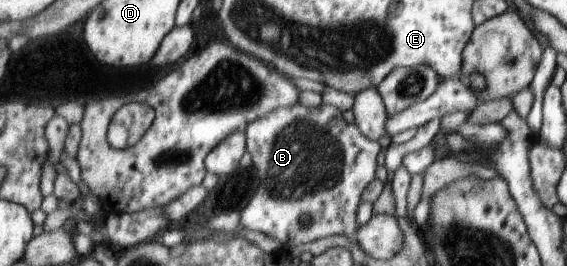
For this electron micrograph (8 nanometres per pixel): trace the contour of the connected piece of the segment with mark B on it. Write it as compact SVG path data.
M292 105L292 107L282 107L270 113L264 113L262 117L254 119L243 131L245 137L245 152L248 153L250 157L250 165L256 167L258 171L258 179L260 179L260 185L256 189L256 193L250 197L250 201L242 208L239 213L239 225L240 227L251 230L258 231L259 233L264 233L272 239L276 239L278 243L286 245L287 247L294 247L295 245L302 245L302 243L308 243L310 241L315 241L316 239L324 239L330 235L344 235L350 238L351 235L359 227L359 222L357 218L357 210L360 203L360 197L366 189L366 185L372 181L374 177L374 167L376 167L376 153L380 151L378 147L378 142L370 141L366 139L364 135L359 131L359 128L348 123L344 123L342 115L340 115L340 110L329 105L317 105L313 108L302 107L302 105Z

